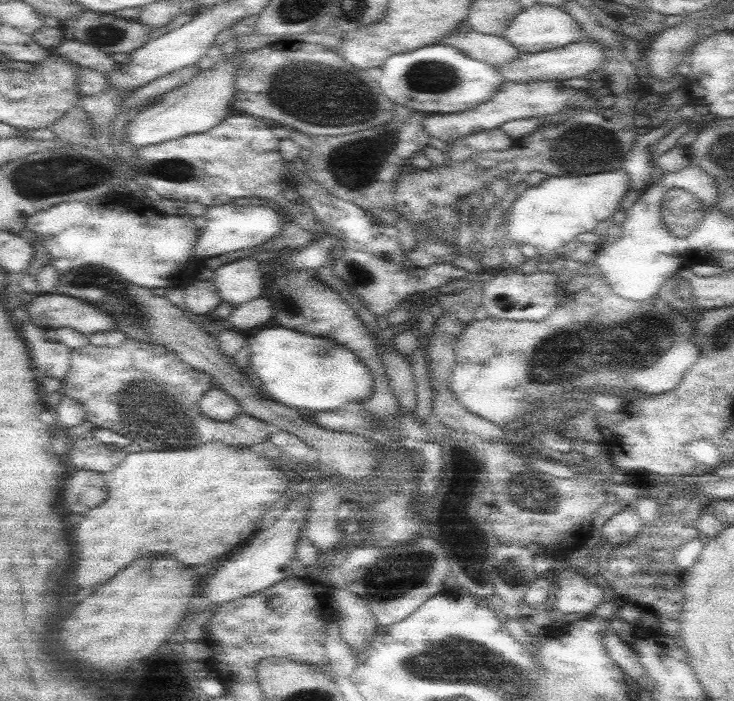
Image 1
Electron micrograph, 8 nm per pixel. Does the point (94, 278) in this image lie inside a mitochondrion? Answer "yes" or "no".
yes

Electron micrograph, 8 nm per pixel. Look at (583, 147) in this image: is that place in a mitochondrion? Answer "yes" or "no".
yes

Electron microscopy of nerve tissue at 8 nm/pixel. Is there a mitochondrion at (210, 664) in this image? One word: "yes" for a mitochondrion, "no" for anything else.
no

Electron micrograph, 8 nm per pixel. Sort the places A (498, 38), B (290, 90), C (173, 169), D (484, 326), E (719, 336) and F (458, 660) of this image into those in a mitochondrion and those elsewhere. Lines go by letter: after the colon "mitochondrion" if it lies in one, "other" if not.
A: other
B: mitochondrion
C: mitochondrion
D: other
E: mitochondrion
F: mitochondrion

